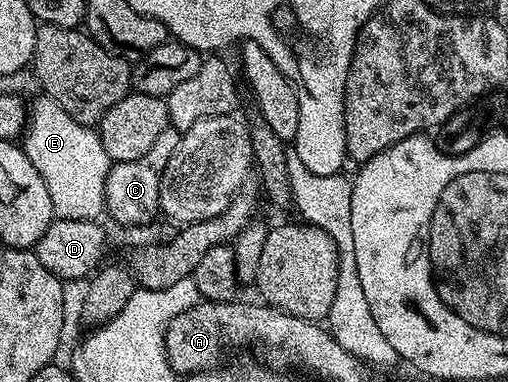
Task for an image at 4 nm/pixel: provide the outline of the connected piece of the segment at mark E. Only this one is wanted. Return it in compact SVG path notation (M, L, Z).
M40 95L36 106L27 114L27 128L22 134L24 154L34 163L46 191L50 191L52 212L62 219L94 221L105 212L106 177L113 161L102 147L102 139L95 128L78 123L66 115L56 100Z

